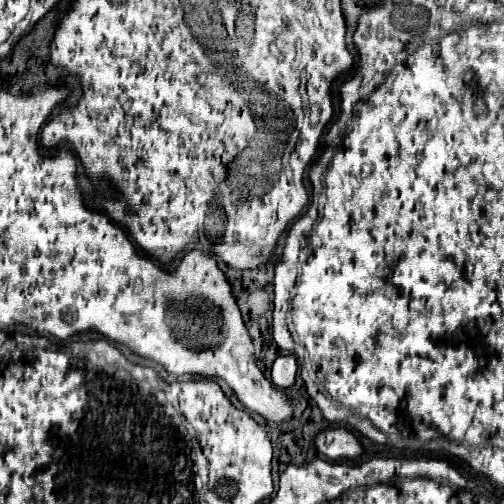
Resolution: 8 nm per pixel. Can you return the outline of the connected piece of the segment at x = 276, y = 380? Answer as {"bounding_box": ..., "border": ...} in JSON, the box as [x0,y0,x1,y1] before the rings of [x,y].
{"bounding_box":[272,356,298,388],"border":[[[280,356],[274,360],[272,364],[272,384],[278,388],[290,388],[296,380],[296,372],[298,372],[298,362],[294,356]]]}

